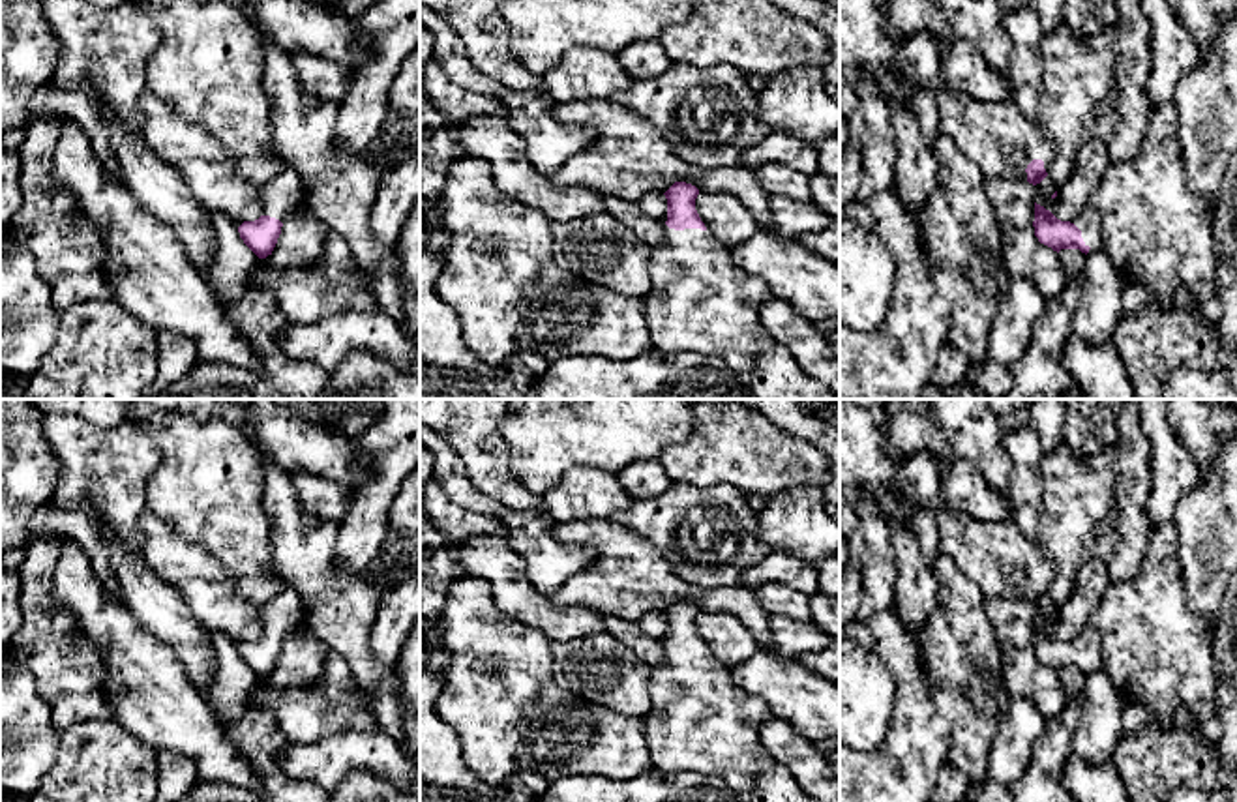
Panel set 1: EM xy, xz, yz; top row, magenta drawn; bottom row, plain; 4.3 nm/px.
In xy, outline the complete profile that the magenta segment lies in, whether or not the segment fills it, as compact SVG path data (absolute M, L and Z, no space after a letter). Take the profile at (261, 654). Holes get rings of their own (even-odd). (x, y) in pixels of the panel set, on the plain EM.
M291 587L281 588L261 607L262 635L238 646L240 658L259 678L272 675L285 637L300 626L302 618L302 600Z

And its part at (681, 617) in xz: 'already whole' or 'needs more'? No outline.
needs more

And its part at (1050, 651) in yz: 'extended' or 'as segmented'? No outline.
extended

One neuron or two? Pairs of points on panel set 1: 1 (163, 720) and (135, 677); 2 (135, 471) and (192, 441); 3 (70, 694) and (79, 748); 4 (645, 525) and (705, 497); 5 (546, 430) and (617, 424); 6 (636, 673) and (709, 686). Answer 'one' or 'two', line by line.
1: one
2: two
3: two
4: one
5: one
6: two

